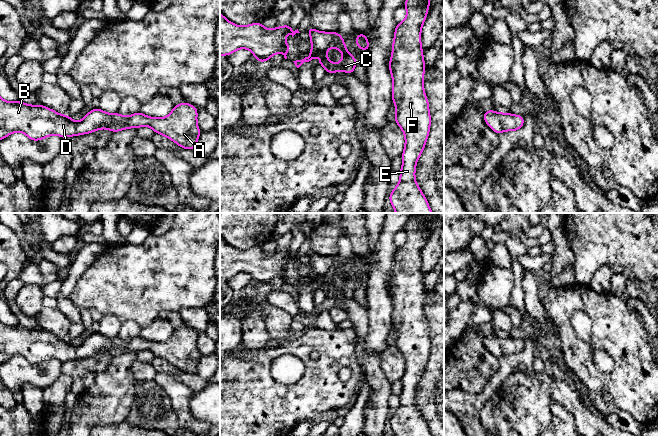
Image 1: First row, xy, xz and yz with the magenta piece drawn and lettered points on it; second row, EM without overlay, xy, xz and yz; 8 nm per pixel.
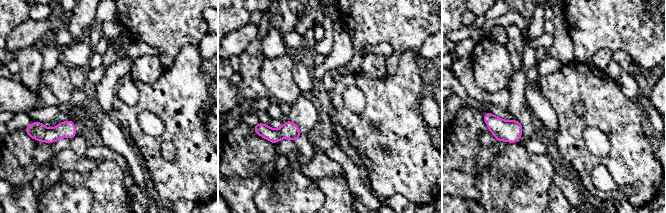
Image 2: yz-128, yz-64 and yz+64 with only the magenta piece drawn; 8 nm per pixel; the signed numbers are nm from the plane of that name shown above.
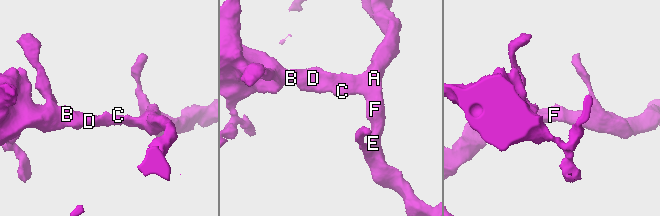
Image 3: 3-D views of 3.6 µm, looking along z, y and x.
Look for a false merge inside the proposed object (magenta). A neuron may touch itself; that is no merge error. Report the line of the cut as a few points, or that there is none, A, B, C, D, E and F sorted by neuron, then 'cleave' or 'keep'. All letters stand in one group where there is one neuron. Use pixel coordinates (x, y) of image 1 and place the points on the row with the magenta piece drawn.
no cut; A B C D E F; keep

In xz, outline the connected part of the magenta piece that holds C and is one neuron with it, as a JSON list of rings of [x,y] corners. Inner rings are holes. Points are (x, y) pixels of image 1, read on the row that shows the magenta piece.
[[[309,27],[306,31],[309,33],[311,39],[311,53],[302,60],[293,61],[297,68],[304,62],[309,62],[320,54],[321,59],[317,65],[323,66],[328,74],[334,74],[336,71],[354,74],[357,59],[348,52],[344,39],[338,32],[321,32],[312,27]],[[332,47],[336,47],[342,52],[341,63],[332,63],[326,56],[326,51]]]

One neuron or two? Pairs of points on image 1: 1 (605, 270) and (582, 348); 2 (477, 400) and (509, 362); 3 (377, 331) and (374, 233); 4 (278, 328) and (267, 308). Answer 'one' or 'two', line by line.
1: two
2: one
3: two
4: one

